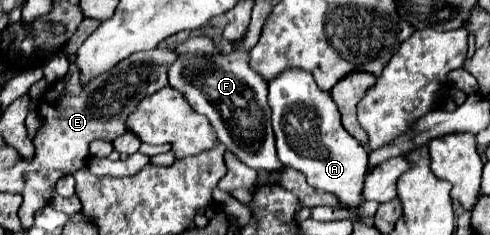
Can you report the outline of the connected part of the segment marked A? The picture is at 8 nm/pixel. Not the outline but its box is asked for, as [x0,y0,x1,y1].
[268,68,368,210]

